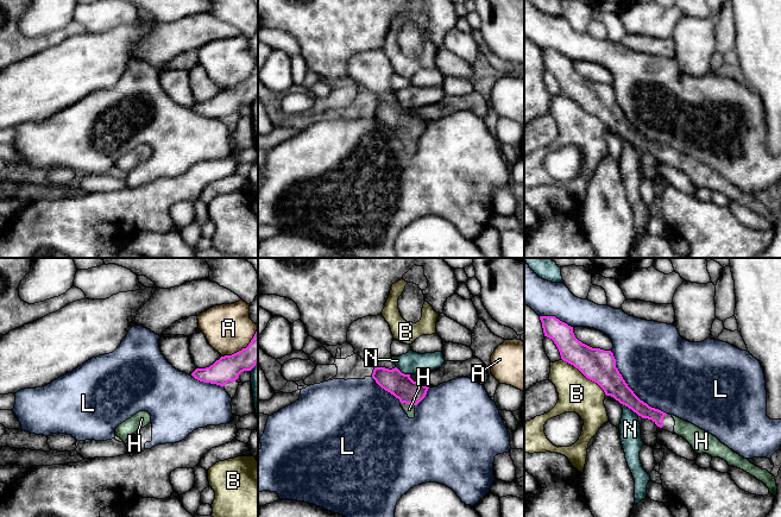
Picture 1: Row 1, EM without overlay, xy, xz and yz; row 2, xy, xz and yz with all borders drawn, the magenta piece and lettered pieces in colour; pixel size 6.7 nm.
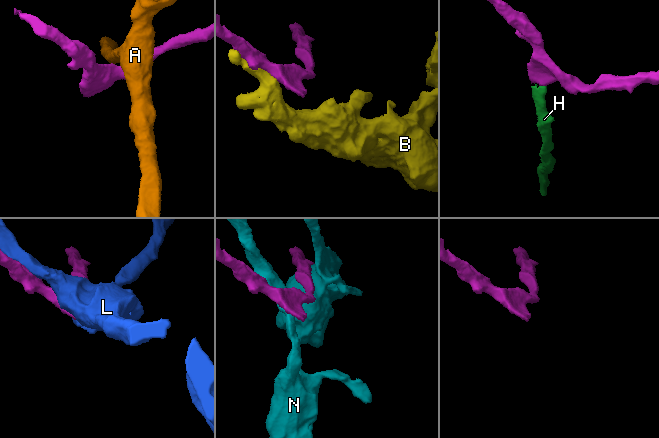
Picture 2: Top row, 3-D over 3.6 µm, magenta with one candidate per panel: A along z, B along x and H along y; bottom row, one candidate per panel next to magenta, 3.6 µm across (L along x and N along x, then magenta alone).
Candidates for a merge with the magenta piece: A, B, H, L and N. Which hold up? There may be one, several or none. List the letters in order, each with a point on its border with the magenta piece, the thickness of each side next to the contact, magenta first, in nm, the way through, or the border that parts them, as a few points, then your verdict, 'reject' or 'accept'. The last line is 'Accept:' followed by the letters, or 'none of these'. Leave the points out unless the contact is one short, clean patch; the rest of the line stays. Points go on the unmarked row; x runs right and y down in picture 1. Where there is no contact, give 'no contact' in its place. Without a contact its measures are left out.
A: contact xy (243, 82); calibres 180 and 320 nm; reject
B: contact yz (585, 109); calibres 220 and 260 nm; reject
H: contact xz (408, 137); calibres 170 and 70 nm; accept
L: contact yz (630, 123); calibres 200 and 480 nm; reject
N: contact yz (623, 138); calibres 170 and 140 nm; reject
Accept: H

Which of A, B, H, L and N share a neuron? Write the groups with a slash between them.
A / B / H / L / N

